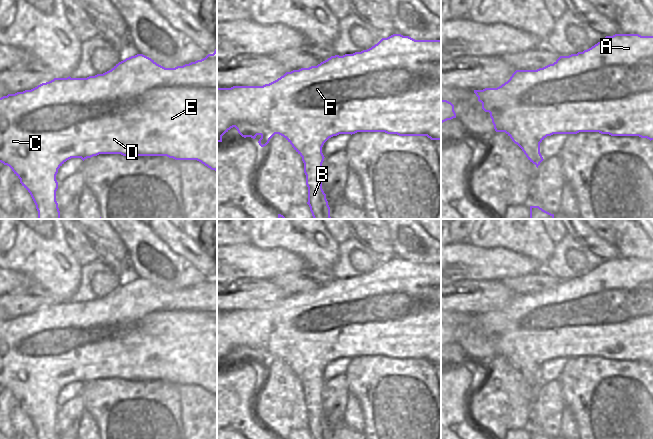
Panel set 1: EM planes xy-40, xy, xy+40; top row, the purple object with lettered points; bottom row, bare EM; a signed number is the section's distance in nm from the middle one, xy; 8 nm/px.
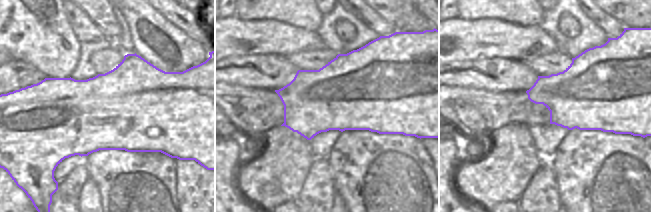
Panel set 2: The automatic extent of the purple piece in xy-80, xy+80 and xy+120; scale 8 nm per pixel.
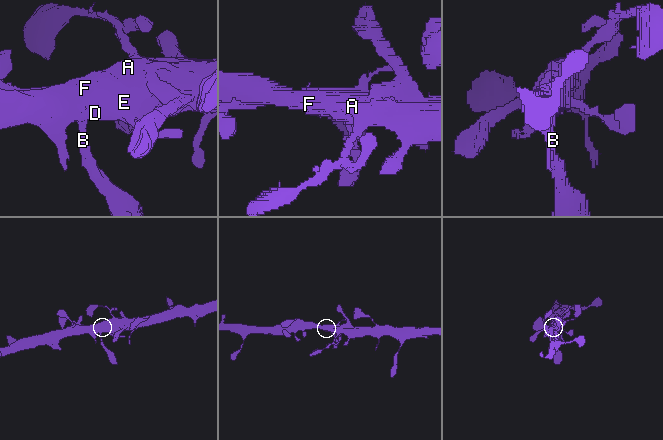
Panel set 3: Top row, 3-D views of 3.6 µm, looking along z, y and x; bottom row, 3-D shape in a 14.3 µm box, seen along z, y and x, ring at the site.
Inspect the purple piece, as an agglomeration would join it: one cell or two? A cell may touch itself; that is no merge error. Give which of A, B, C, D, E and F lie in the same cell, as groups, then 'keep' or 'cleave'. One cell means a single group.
A B C D E F; keep

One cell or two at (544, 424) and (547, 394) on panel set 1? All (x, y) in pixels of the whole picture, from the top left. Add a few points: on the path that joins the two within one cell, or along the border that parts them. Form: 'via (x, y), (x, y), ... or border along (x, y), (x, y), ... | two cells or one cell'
via (546, 417), (547, 401) | one cell

